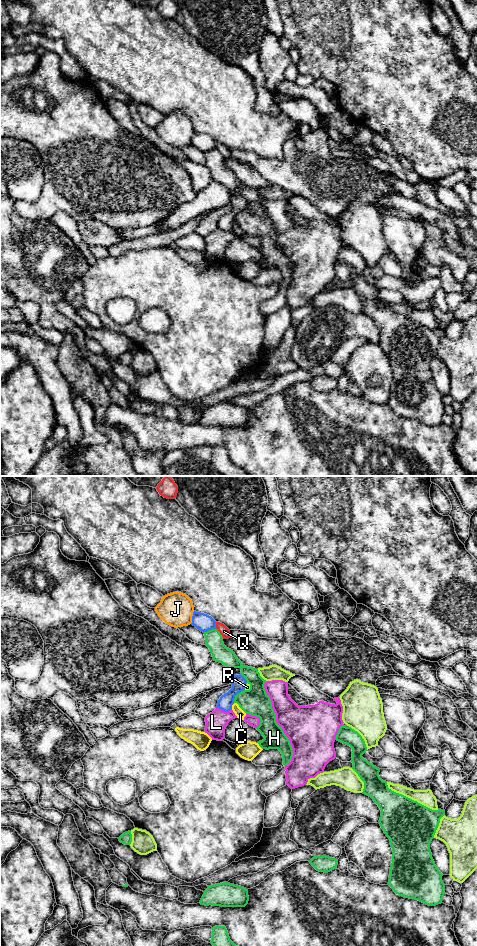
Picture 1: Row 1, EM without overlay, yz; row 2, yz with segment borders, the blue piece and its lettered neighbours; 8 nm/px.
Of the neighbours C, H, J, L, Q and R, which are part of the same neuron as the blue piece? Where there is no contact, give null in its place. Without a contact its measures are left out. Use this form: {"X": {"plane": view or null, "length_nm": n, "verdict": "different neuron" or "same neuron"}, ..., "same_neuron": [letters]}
{"C": {"plane": "yz", "length_nm": 60, "verdict": "different neuron"}, "H": {"plane": "yz", "length_nm": 140, "verdict": "different neuron"}, "J": {"plane": "yz", "length_nm": 110, "verdict": "different neuron"}, "L": {"plane": "yz", "length_nm": 120, "verdict": "different neuron"}, "Q": {"plane": "yz", "length_nm": 60, "verdict": "different neuron"}, "R": {"plane": "yz", "length_nm": 60, "verdict": "different neuron"}, "same_neuron": []}

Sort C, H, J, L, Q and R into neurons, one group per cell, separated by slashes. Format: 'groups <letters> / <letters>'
groups C / H / J / L R / Q

